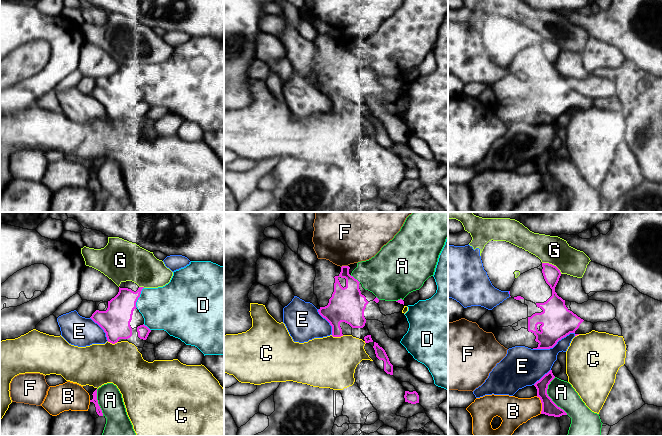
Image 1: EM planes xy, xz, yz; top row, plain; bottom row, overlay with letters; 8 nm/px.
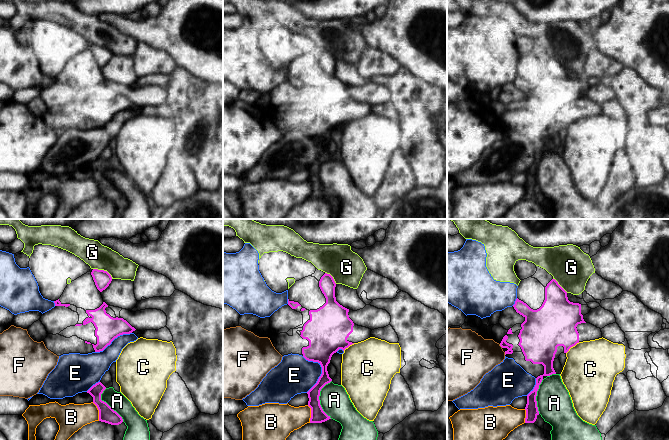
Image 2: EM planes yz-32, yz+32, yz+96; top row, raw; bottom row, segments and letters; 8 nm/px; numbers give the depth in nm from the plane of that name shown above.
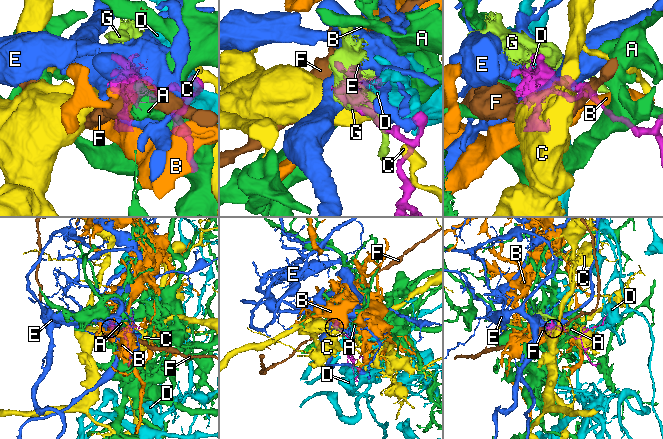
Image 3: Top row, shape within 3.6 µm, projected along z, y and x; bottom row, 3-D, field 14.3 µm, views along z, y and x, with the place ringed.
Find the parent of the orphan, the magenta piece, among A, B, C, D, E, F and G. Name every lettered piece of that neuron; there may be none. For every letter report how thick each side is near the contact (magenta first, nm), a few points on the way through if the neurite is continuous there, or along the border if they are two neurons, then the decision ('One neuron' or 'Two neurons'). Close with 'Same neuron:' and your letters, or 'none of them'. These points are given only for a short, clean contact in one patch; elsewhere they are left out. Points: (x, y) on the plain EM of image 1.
A: Thickness 120 nm (magenta) against 200 nm. Two neurons
B: Thickness 120 nm (magenta) against 240 nm. Two neurons
C: Thickness 260 nm (magenta) against 420 nm. Two neurons
D: Thickness 220 nm (magenta) against 360 nm. Two neurons
E: Thickness 260 nm (magenta) against 280 nm. Two neurons
F: Thickness 180 nm (magenta) against 340 nm. Two neurons
G: Thickness 140 nm (magenta) against 220 nm. Two neurons
Same neuron: none of them

